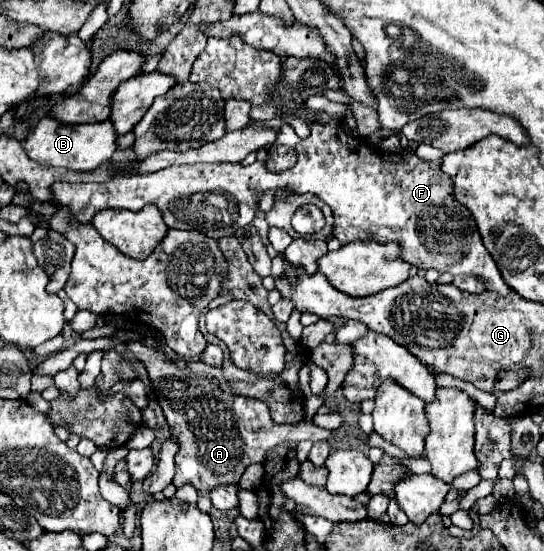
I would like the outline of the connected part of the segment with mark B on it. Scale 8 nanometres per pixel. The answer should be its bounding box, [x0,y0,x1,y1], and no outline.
[25,116,117,172]

